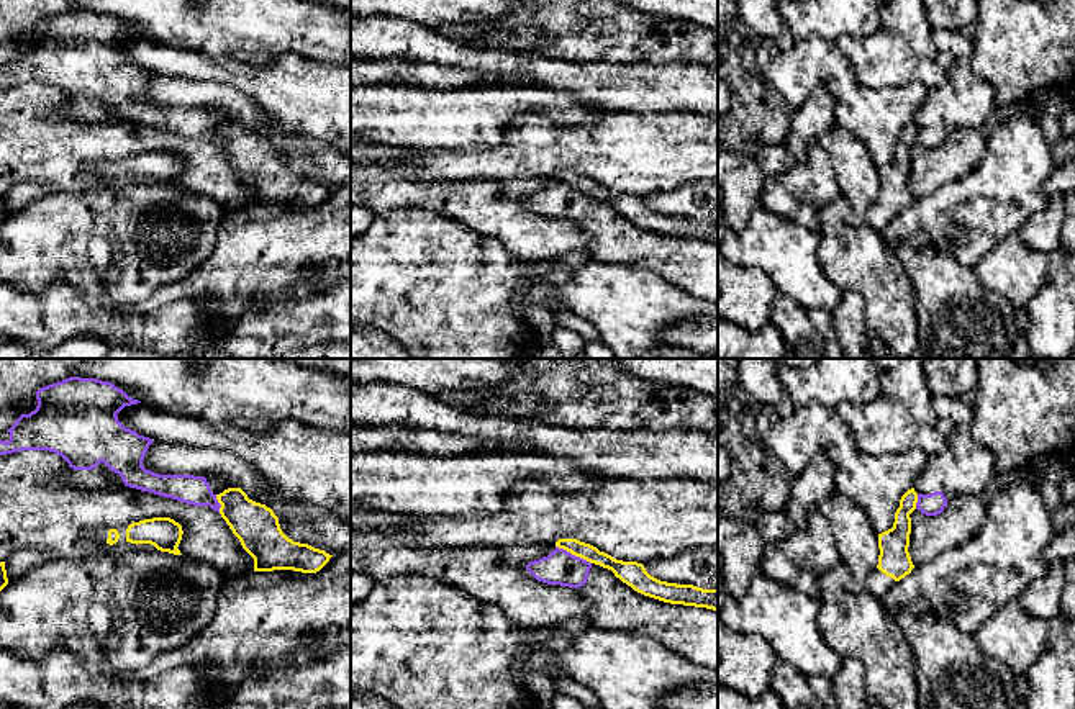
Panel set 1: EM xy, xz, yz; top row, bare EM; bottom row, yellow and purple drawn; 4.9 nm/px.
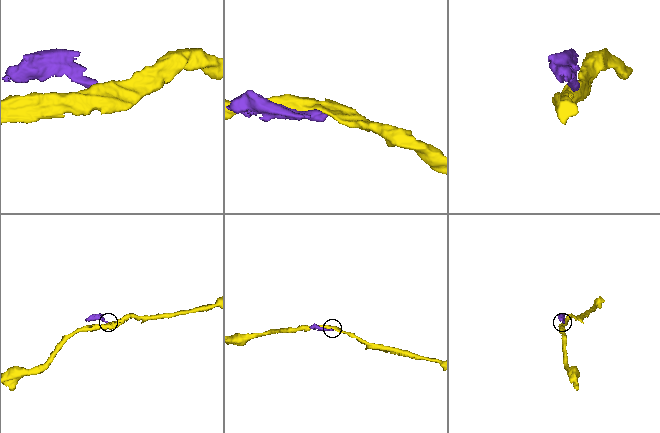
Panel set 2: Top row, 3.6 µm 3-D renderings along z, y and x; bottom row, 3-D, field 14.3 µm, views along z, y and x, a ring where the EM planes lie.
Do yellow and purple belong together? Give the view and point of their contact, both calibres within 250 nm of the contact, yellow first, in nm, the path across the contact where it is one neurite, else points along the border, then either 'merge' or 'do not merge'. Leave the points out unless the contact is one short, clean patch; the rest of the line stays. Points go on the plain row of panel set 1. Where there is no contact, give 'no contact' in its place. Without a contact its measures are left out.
meets yellow in xz at (574, 187); 90 nm thick on the yellow side, 170 nm on the other; border along xz (556, 179), (590, 197); do not merge

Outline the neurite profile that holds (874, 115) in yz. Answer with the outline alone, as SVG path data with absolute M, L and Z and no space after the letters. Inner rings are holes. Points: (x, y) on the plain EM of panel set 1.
M919 82L883 88L855 84L849 90L837 90L836 126L857 136L873 164L882 167L893 160L900 133L921 110L928 90Z

